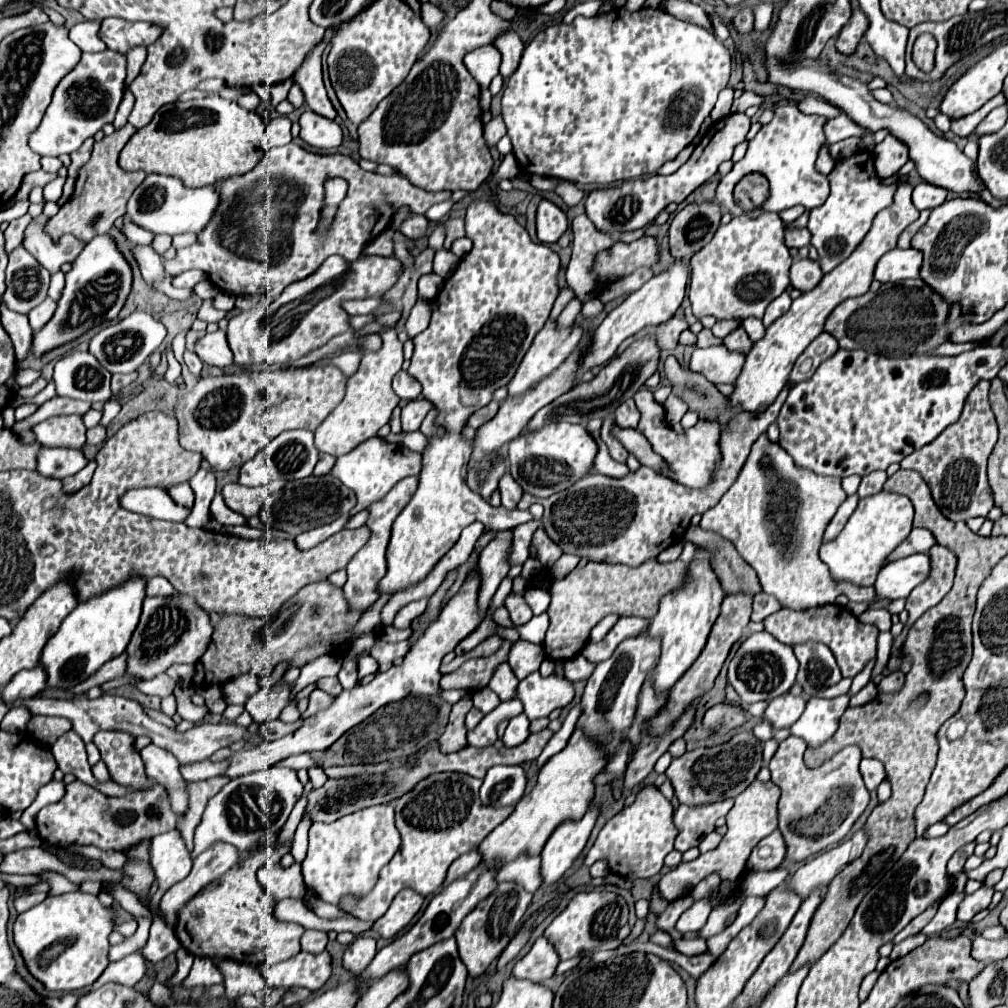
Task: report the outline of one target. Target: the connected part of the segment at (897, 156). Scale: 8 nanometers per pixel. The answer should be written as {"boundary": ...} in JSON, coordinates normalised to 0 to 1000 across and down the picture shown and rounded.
{"boundary":[[[878,136],[878,140],[874,140],[868,150],[866,150],[866,162],[870,168],[870,176],[874,178],[882,178],[886,176],[898,162],[900,162],[900,148],[894,140],[890,140],[888,136]]]}

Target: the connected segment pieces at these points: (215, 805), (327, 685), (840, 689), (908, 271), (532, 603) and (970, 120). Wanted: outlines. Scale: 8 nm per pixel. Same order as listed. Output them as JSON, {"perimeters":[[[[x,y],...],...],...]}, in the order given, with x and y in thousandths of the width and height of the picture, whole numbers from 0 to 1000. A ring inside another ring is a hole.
{"perimeters":[[[[269,761],[249,769],[229,773],[211,793],[207,793],[201,813],[192,826],[192,852],[203,844],[211,834],[221,834],[237,844],[251,840],[261,828],[279,822],[291,805],[293,797],[301,789],[301,779],[295,773],[295,767],[285,761]]],[[[325,672],[318,674],[318,683],[327,689],[334,691],[340,686],[334,672]]],[[[836,673],[831,679],[820,684],[813,684],[808,690],[815,692],[827,692],[832,689],[841,688],[845,679],[845,673]]],[[[886,247],[872,257],[866,275],[872,281],[910,277],[912,265],[914,265],[914,251],[912,249],[908,249],[908,247]]],[[[529,582],[521,587],[520,593],[527,603],[529,610],[536,610],[542,606],[547,595],[547,591],[543,586]]],[[[995,92],[987,94],[987,96],[985,96],[983,100],[979,100],[971,110],[967,110],[967,112],[955,116],[955,118],[945,120],[945,122],[943,122],[943,130],[945,130],[947,134],[951,134],[951,136],[963,136],[963,134],[967,132],[969,124],[975,120],[975,116],[977,116],[983,108],[987,108],[987,106],[991,106],[991,104],[995,104],[995,102],[999,102],[997,96],[995,96]]]]}

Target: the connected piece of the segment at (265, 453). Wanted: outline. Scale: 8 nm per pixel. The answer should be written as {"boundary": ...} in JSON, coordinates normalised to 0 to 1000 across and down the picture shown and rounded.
{"boundary":[[[293,426],[293,428],[283,428],[277,434],[273,434],[259,449],[255,449],[251,455],[247,455],[237,469],[237,479],[243,483],[255,483],[255,481],[265,481],[267,477],[273,475],[303,475],[311,469],[313,459],[314,459],[316,447],[311,441],[311,430],[303,426]]]}

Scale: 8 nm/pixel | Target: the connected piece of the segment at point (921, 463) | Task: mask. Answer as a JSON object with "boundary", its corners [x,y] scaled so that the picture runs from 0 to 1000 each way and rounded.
{"boundary":[[[971,378],[957,398],[953,416],[947,422],[939,424],[924,441],[918,441],[916,445],[900,451],[894,457],[894,465],[906,465],[906,467],[914,469],[914,473],[918,475],[918,479],[924,485],[924,491],[926,491],[930,503],[934,505],[934,509],[939,515],[959,517],[963,513],[977,513],[985,503],[985,493],[983,493],[981,479],[979,479],[979,455],[981,455],[987,439],[989,439],[989,420],[987,420],[983,402],[981,402],[981,380]]]}

